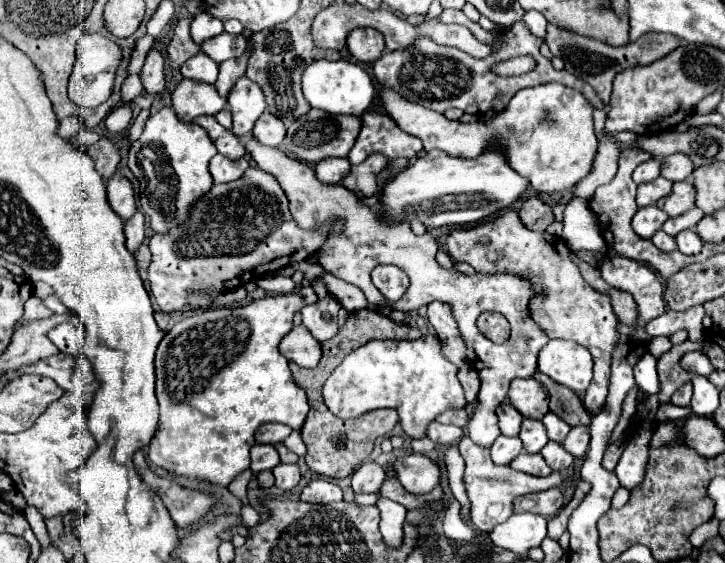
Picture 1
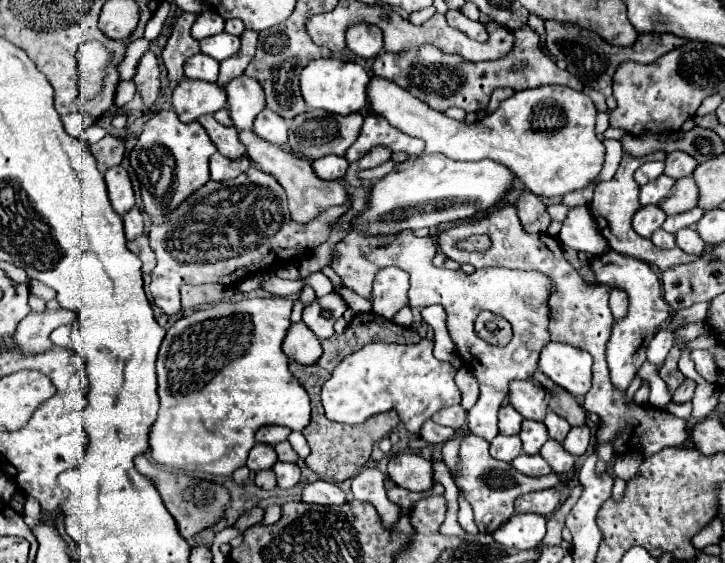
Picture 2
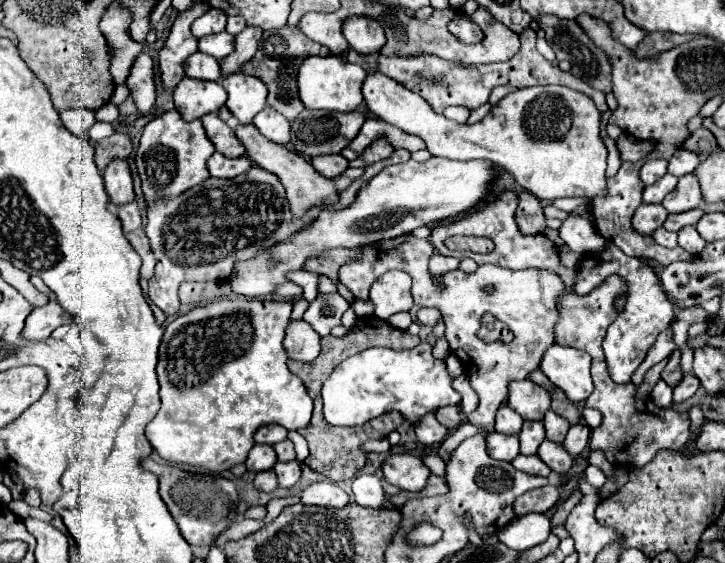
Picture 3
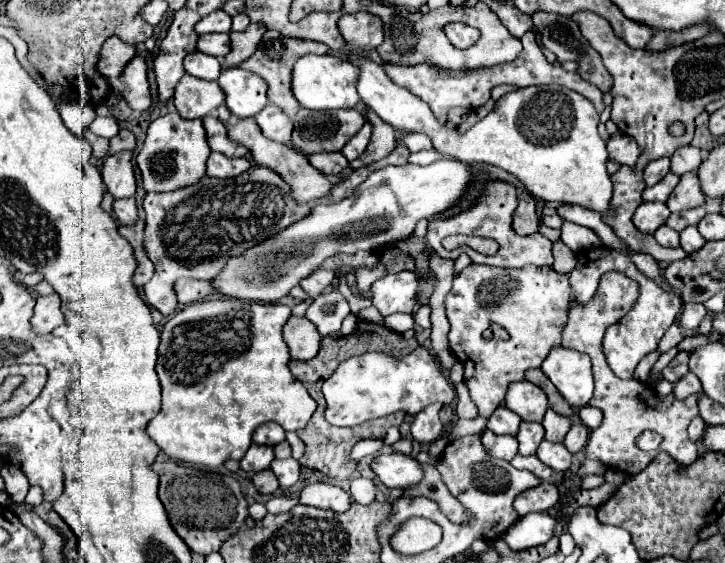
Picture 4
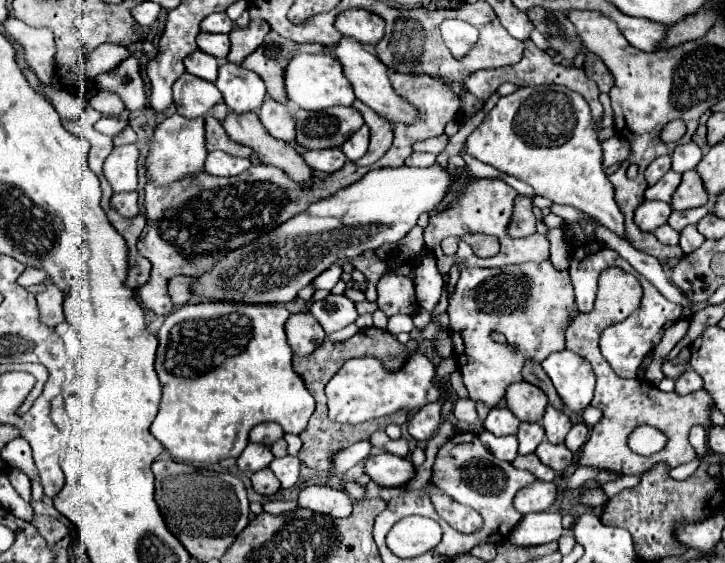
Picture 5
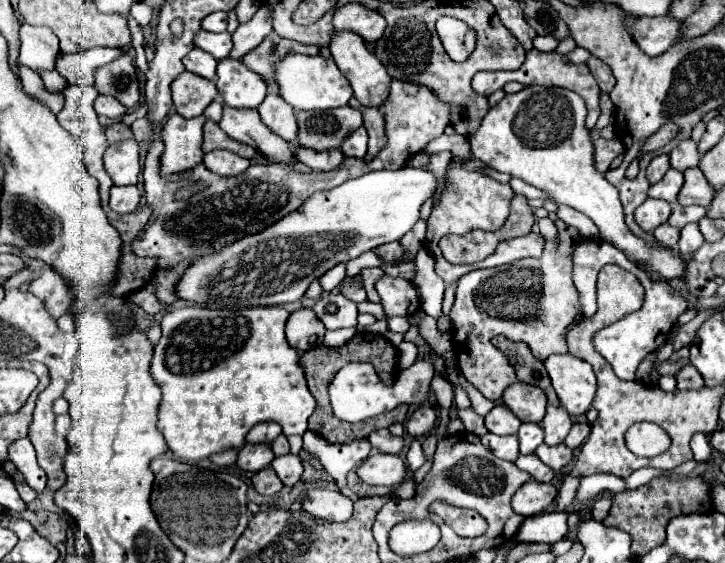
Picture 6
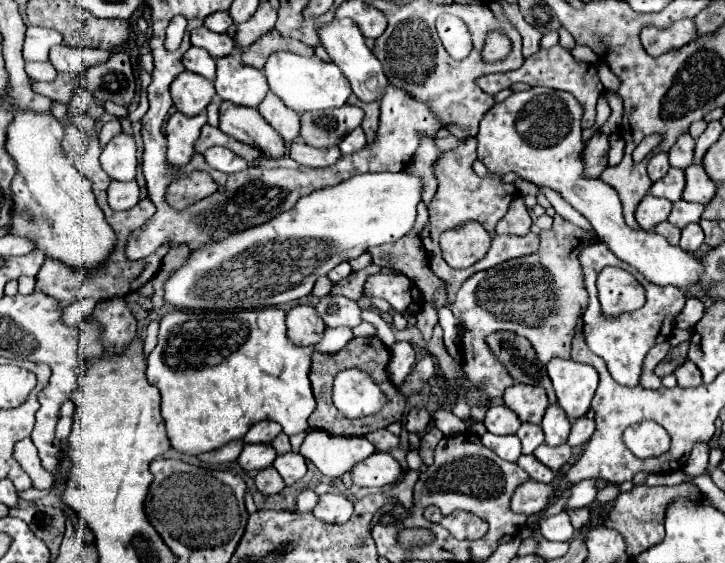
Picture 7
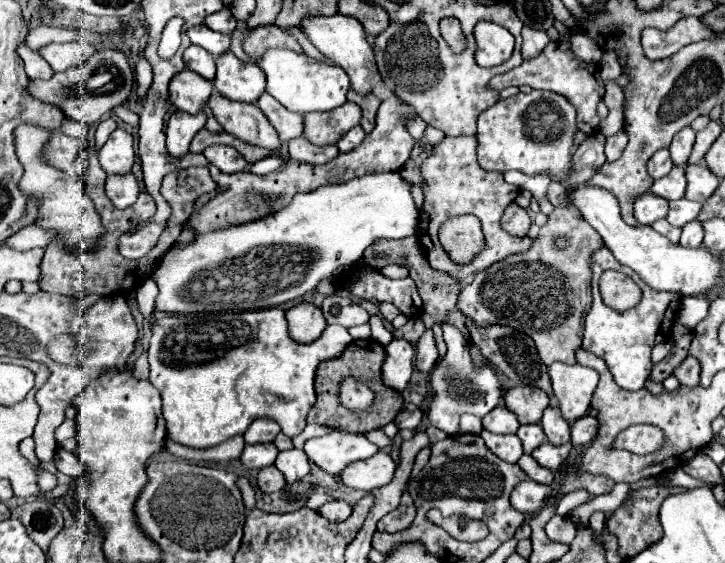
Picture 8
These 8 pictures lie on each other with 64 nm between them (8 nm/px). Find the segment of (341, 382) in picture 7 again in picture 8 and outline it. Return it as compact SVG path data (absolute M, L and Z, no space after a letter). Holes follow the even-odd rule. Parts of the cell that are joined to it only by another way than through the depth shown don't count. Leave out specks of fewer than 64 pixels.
M346 380L346 386L342 384L340 388L340 402L350 410L364 410L372 404L372 400L374 400L372 390L354 380Z

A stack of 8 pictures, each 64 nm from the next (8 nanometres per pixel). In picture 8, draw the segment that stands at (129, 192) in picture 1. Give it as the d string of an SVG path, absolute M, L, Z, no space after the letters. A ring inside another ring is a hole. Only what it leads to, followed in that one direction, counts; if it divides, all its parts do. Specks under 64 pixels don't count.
M116 128L98 150L100 166L106 174L128 174L134 164L134 138L124 128Z

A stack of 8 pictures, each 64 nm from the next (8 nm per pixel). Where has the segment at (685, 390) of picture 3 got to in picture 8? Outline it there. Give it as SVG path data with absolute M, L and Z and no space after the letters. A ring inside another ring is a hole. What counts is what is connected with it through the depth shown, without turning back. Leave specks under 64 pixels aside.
M688 356L684 364L680 364L674 370L674 376L682 382L682 386L696 386L700 378L700 360L696 360L694 356Z

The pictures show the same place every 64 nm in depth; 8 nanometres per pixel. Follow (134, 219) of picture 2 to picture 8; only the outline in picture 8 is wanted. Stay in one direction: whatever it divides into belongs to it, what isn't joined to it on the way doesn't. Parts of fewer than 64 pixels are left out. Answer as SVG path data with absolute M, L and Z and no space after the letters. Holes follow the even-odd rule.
M110 174L106 178L106 194L116 208L128 208L138 198L138 184L132 174Z

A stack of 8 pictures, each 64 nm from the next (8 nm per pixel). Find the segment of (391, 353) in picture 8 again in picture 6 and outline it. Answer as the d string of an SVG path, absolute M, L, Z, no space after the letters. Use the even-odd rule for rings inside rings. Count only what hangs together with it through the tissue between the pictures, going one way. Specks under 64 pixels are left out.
M402 342L400 346L396 346L398 350L398 370L404 370L404 368L410 368L414 362L416 362L416 356L418 356L418 348L412 344L412 342Z

